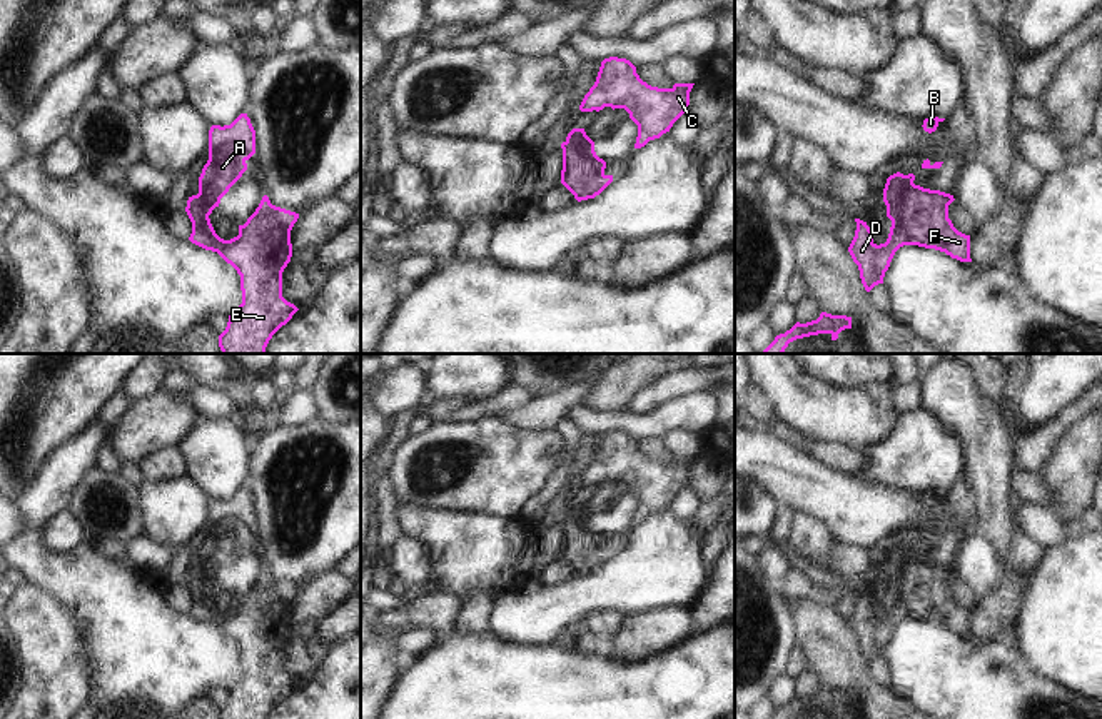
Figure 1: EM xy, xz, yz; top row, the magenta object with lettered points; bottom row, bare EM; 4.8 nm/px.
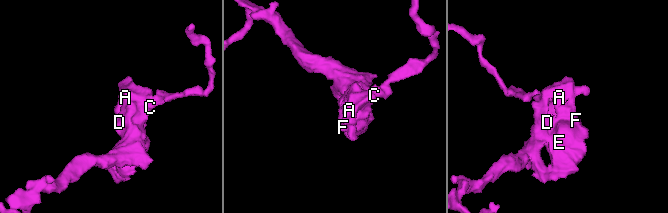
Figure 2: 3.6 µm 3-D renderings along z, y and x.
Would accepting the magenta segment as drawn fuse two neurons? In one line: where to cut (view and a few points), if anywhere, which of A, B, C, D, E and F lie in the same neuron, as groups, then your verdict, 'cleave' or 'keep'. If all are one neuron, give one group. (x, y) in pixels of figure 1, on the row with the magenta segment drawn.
no cut; A B C D E F; keep

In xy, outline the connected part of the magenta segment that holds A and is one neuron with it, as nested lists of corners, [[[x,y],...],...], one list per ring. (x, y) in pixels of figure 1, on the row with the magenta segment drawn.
[[[240,113],[230,125],[212,125],[209,130],[209,160],[199,177],[199,194],[189,197],[185,207],[192,222],[189,240],[205,250],[217,252],[240,275],[242,304],[229,315],[227,327],[219,335],[222,354],[265,354],[272,335],[299,310],[282,297],[282,272],[292,257],[291,230],[299,214],[272,205],[264,195],[255,212],[244,225],[239,225],[239,235],[230,240],[220,239],[209,219],[220,199],[247,170],[245,162],[254,153],[255,130],[247,113]]]

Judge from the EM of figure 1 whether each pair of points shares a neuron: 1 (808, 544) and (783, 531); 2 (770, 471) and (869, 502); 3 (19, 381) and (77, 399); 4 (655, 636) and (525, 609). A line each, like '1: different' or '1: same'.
1: different
2: same
3: same
4: different

